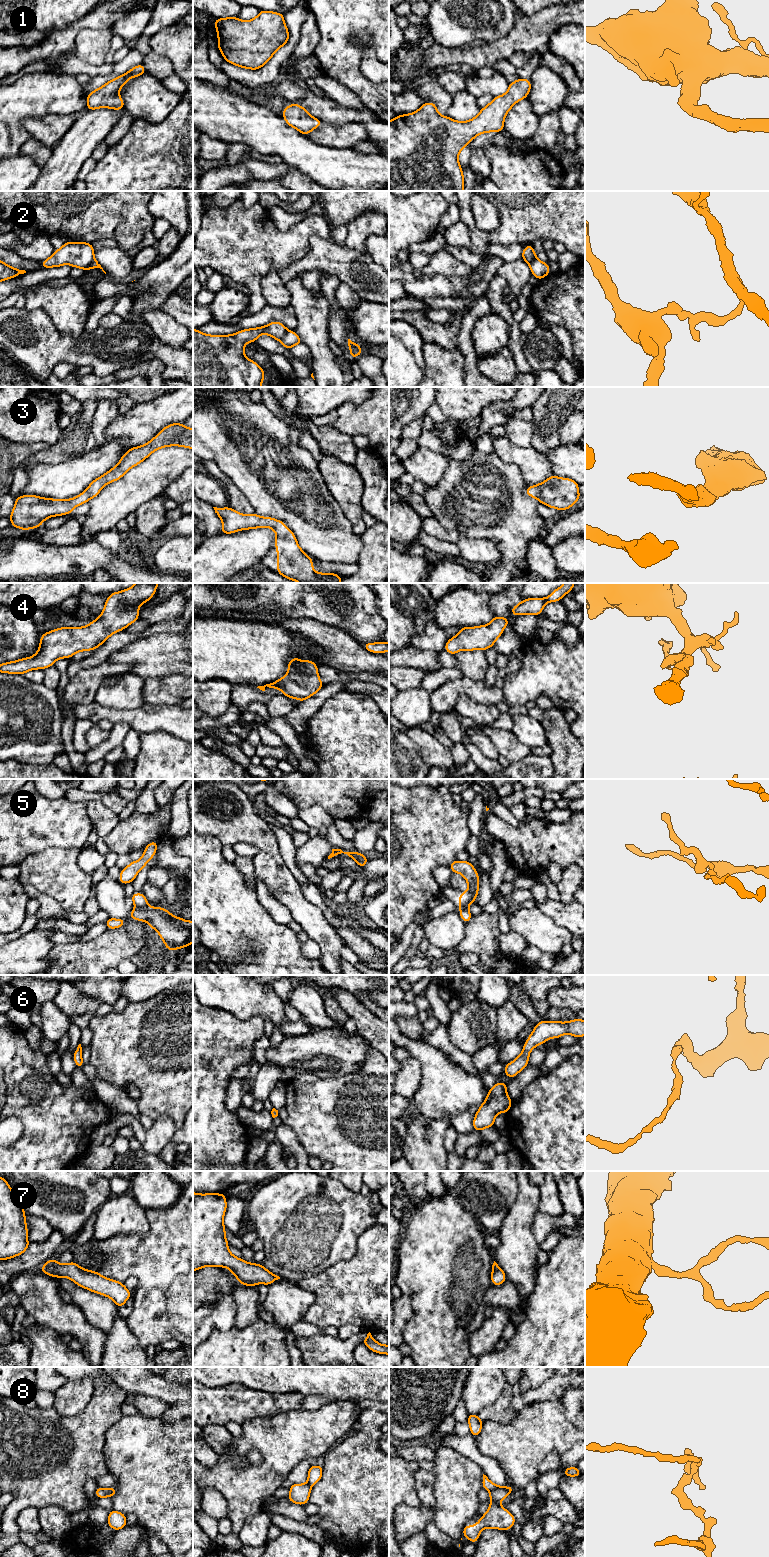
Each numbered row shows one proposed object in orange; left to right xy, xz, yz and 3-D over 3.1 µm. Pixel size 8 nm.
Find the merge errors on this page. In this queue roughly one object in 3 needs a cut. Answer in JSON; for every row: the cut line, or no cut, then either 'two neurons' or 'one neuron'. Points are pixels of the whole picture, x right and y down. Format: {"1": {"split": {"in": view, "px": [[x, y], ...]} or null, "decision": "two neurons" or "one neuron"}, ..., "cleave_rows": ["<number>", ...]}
{"1": {"split": null, "decision": "one neuron"}, "2": {"split": {"in": "xy", "px": [[94, 259], [84, 269]]}, "decision": "two neurons"}, "3": {"split": null, "decision": "one neuron"}, "4": {"split": null, "decision": "one neuron"}, "5": {"split": {"in": "xy", "px": [[146, 906], [136, 908]]}, "decision": "two neurons"}, "6": {"split": null, "decision": "one neuron"}, "7": {"split": null, "decision": "one neuron"}, "8": {"split": {"in": "xz", "px": [[307, 1483], [310, 1486]]}, "decision": "two neurons"}, "cleave_rows": ["2", "5", "8"]}

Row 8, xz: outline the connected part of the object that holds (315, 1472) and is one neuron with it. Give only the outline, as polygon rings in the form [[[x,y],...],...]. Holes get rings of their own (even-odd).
[[[319,1465],[311,1466],[308,1470],[307,1484],[309,1484],[310,1486],[315,1485],[317,1482],[321,1480],[322,1473],[323,1473],[322,1466],[319,1466]]]

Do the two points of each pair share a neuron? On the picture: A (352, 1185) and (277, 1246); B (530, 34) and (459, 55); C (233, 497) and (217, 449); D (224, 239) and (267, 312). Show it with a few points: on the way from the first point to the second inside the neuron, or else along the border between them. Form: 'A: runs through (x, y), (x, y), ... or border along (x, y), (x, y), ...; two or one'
A: border along (337, 1181), (341, 1182), (348, 1189), (359, 1192); two
B: runs through (512, 42), (488, 55), (477, 55); one
C: border along (232, 482), (248, 500); two
D: border along (266, 305), (248, 315); two

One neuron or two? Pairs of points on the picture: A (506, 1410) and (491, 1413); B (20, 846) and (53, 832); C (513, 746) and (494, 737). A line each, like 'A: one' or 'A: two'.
A: one
B: one
C: one

